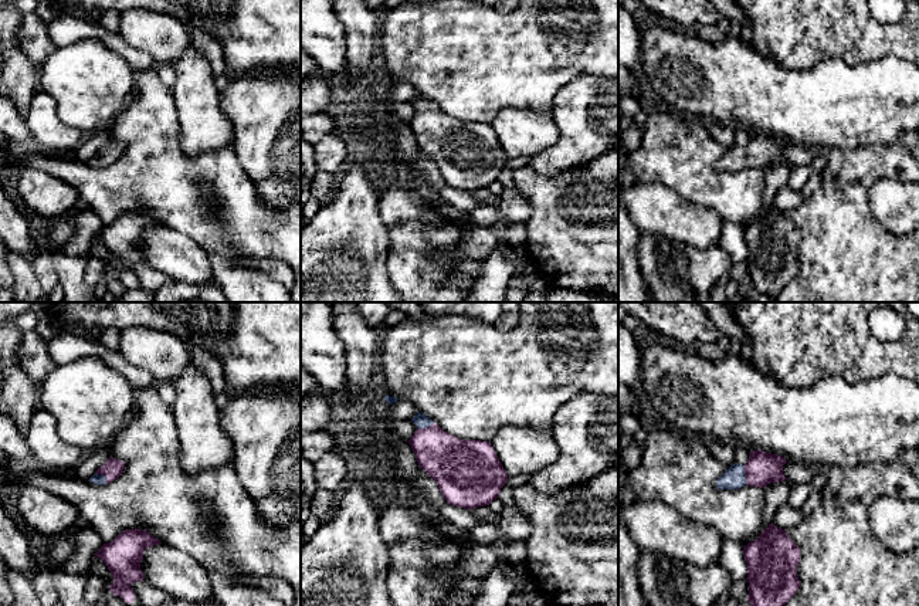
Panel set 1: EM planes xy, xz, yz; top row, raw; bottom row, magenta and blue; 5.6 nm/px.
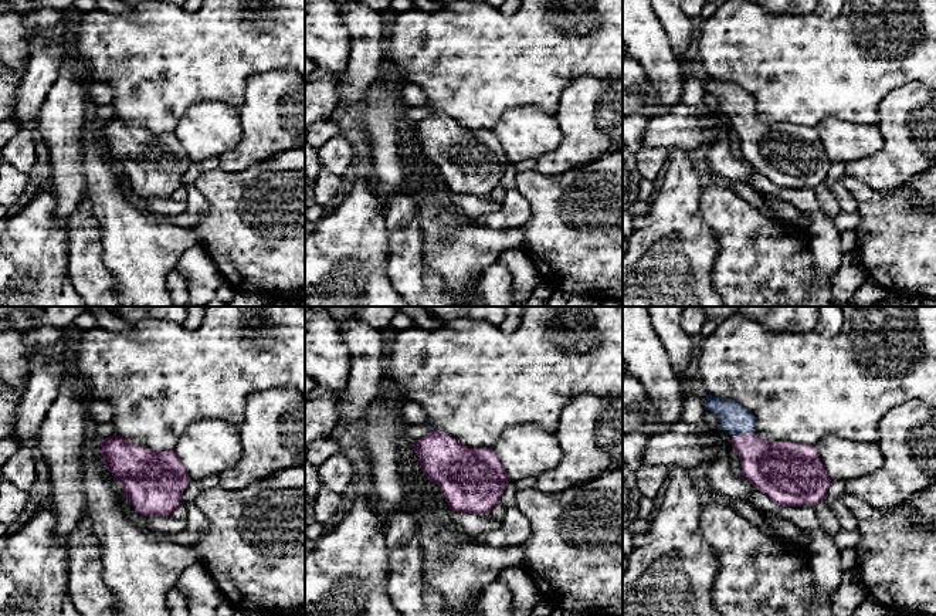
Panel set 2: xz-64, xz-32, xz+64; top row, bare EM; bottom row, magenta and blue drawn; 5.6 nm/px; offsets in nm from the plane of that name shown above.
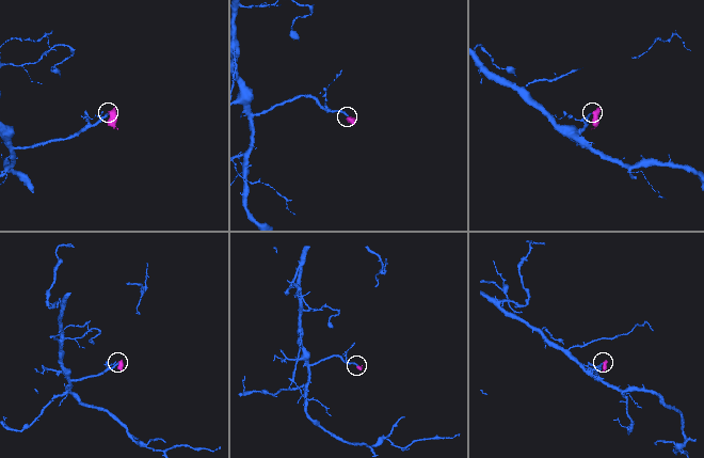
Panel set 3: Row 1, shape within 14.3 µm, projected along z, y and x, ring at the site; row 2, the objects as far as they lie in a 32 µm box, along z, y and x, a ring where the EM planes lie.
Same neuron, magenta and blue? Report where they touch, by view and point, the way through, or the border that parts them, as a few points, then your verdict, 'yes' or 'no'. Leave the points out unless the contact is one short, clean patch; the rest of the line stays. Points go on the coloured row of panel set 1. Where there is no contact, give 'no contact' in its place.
contact yz (745, 473); way yz (762, 469), (756, 473), (745, 473), (733, 478); yes

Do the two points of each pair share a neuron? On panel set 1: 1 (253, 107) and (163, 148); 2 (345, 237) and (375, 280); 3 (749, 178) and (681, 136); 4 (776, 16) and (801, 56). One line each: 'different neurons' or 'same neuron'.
1: different neurons
2: same neuron
3: same neuron
4: same neuron

